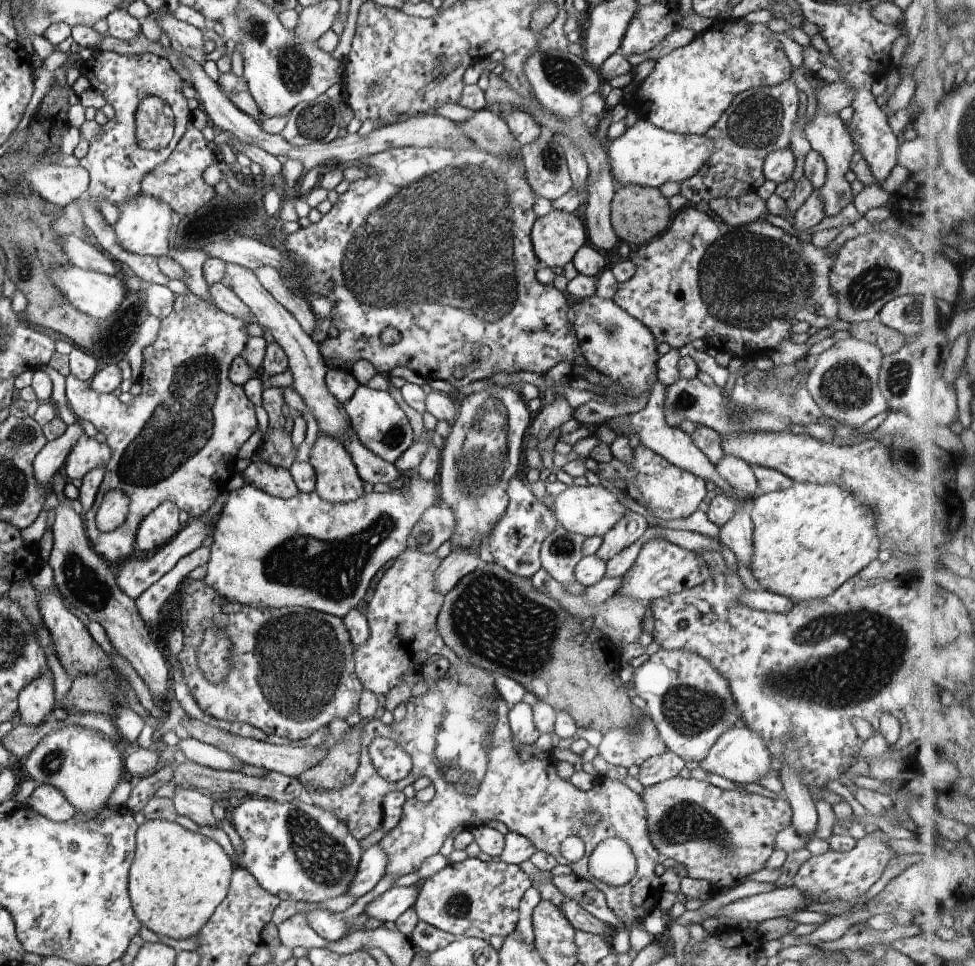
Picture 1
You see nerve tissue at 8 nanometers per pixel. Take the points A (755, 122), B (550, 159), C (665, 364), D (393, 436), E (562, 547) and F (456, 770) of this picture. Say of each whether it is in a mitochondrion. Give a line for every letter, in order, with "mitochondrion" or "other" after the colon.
A: mitochondrion
B: mitochondrion
C: other
D: mitochondrion
E: mitochondrion
F: mitochondrion

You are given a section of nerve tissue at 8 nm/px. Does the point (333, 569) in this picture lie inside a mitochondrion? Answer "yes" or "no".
yes

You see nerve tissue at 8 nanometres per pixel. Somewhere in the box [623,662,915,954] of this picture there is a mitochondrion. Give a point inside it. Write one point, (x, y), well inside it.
(686, 820)

